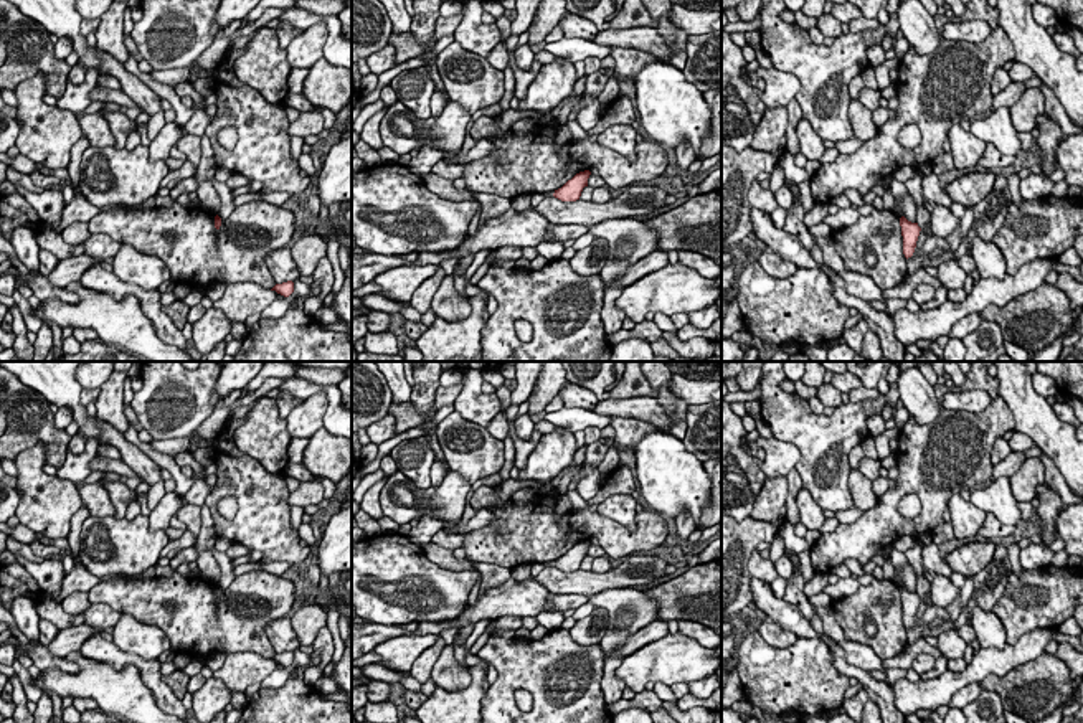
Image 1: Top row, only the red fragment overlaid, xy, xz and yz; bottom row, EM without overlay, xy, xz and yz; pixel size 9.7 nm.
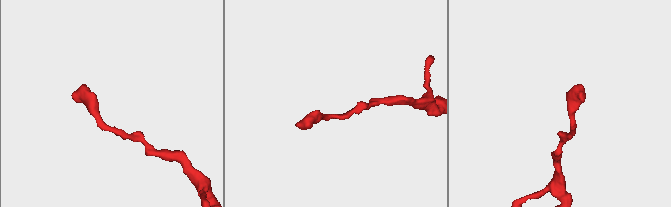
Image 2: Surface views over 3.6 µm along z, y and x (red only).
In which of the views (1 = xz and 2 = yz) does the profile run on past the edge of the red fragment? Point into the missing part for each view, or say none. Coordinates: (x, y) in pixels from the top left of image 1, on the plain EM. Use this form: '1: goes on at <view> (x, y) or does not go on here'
1: does not go on here
2: does not go on here

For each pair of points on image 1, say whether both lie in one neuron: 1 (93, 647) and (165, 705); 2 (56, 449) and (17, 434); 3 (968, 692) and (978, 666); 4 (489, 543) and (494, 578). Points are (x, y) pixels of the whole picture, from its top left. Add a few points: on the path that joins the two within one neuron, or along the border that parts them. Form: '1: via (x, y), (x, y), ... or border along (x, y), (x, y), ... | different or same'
1: via (114, 656), (137, 661), (154, 684) | same
2: via (47, 439), (42, 434), (27, 434) | same
3: border along (979, 682), (963, 685), (948, 705) | different
4: border along (471, 560), (496, 563), (510, 570) | different

